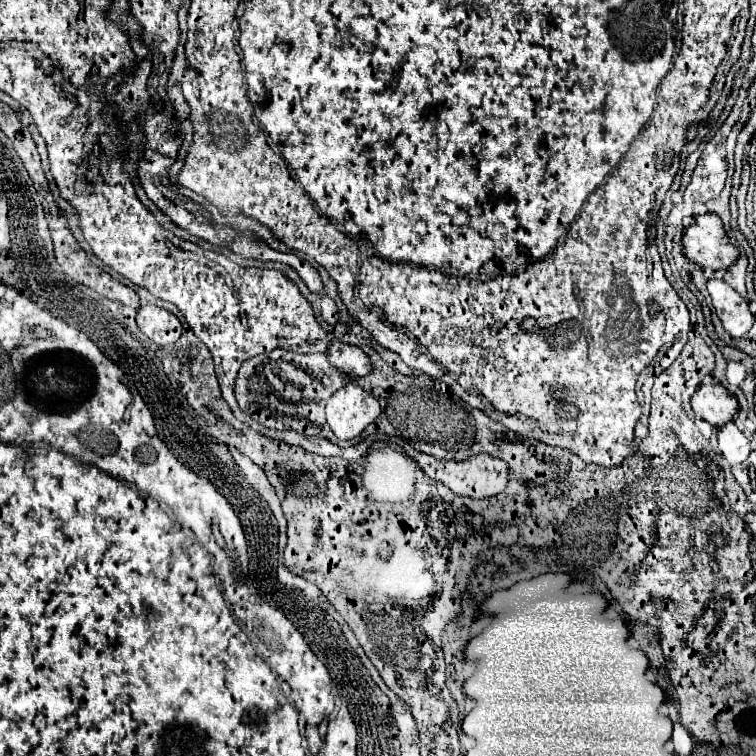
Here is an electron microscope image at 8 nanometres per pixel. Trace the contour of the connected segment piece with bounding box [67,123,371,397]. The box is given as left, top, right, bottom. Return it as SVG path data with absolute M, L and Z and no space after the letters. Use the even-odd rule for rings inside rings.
M90 123L90 124L89 124L89 125L88 125L88 127L87 127L87 133L85 133L85 137L83 137L83 140L84 140L84 141L85 141L85 159L83 159L83 163L81 163L81 169L79 169L79 177L75 177L75 183L90 183L90 182L89 182L89 181L91 181L91 183L93 183L93 185L89 185L89 189L87 189L87 195L81 195L81 197L69 197L69 199L67 199L67 201L69 201L69 203L71 203L71 205L73 205L73 207L75 207L75 209L77 209L77 213L79 213L79 221L81 221L81 229L83 229L83 235L85 235L85 239L87 239L87 241L89 241L89 245L91 245L91 249L93 249L93 253L95 253L95 255L97 255L97 257L99 257L99 259L101 259L101 261L103 261L103 263L105 263L105 265L109 265L109 267L111 267L111 269L115 269L115 271L117 271L117 273L121 273L121 275L123 275L123 277L127 277L127 279L129 279L129 281L131 281L131 283L135 283L135 285L141 285L141 287L145 287L145 289L147 289L147 291L149 291L149 293L151 293L151 295L153 295L153 297L157 297L157 299L163 299L163 301L169 301L169 303L173 303L173 305L175 305L175 307L177 307L177 309L179 309L179 311L181 311L181 313L183 313L183 315L185 315L185 319L187 319L187 323L189 323L189 327L191 327L191 329L193 329L193 333L195 333L195 335L197 335L197 337L199 337L199 339L201 339L201 341L203 341L203 343L205 343L205 345L207 345L207 349L209 349L209 351L211 351L211 355L213 355L213 361L215 361L215 373L217 373L217 379L219 379L219 385L221 385L221 391L223 391L223 397L225 397L225 395L233 395L233 385L235 385L235 377L237 377L237 371L239 371L239 367L241 367L241 363L243 363L243 361L245 361L245 359L249 359L249 357L255 357L255 355L259 355L259 353L271 353L271 351L273 351L273 349L277 349L277 347L281 347L281 349L291 349L291 351L297 351L297 353L323 353L323 355L327 355L327 357L329 357L329 361L331 361L331 365L333 365L333 367L339 367L339 371L343 371L343 373L345 373L345 375L353 375L353 377L363 377L363 375L367 375L367 373L369 373L369 371L371 371L371 369L369 369L369 367L371 367L371 363L369 363L369 357L367 357L367 355L365 355L365 353L363 353L363 351L361 351L361 349L359 349L359 347L351 347L351 345L345 345L345 343L341 343L341 341L339 341L339 339L337 339L337 337L333 337L333 335L331 335L331 333L325 333L325 331L323 331L323 329L321 329L321 327L319 327L319 325L317 325L317 321L315 321L315 313L313 313L313 309L311 309L311 305L309 305L309 303L307 303L307 301L305 301L305 299L303 299L303 297L301 297L301 293L299 293L299 289L297 289L297 287L295 287L295 285L293 285L293 283L291 283L291 281L287 281L287 279L285 279L285 277L283 277L283 273L279 273L279 271L275 271L275 269L257 269L257 267L249 267L249 269L245 269L245 267L239 267L239 265L237 265L237 263L233 263L233 261L229 261L229 259L225 259L225 257L223 257L223 265L213 265L213 263L211 263L211 265L209 265L209 263L203 263L203 261L185 261L185 251L183 251L183 250L180 250L180 249L176 249L176 250L175 250L175 252L174 252L174 255L173 255L173 256L172 256L172 255L170 255L170 257L169 257L169 249L167 249L167 243L165 243L165 241L163 241L163 237L165 237L165 229L161 229L161 225L159 225L159 223L157 223L157 221L155 221L155 217L153 217L153 213L151 213L151 211L149 211L149 209L147 209L147 207L145 207L145 205L143 205L143 203L141 203L141 201L139 201L139 199L137 199L137 195L135 195L135 189L133 189L133 183L131 183L131 179L129 179L129 175L127 175L127 173L123 173L123 169L121 169L121 163L119 163L119 161L113 161L113 163L111 163L111 162L112 162L112 160L113 160L113 153L112 153L112 152L111 152L111 151L110 151L110 150L108 150L108 148L113 148L113 145L112 145L112 143L111 143L111 142L103 142L103 141L104 141L104 140L99 140L99 139L101 139L101 138L103 138L103 139L104 139L104 138L105 138L105 137L104 137L104 136L112 136L112 135L113 135L113 136L114 136L114 137L117 137L117 138L118 138L118 135L117 135L117 134L115 134L115 133L114 133L114 132L115 132L115 131L116 131L116 130L115 130L115 129L116 129L116 126L113 126L113 124L109 124L109 125L108 125L108 124L106 124L106 126L105 126L105 125L100 125L100 124L98 124L98 123ZM94 144L98 144L98 145L99 145L99 146L101 146L101 148L102 148L102 150L103 150L103 152L102 152L102 154L101 154L101 157L100 157L100 160L101 160L101 166L103 166L103 167L104 167L104 168L105 168L105 171L101 171L101 167L99 167L99 153L101 153L101 149L99 149L99 147L95 147L95 149L93 149L93 155L91 155L91 167L89 167L89 171L87 171L87 179L89 179L89 181L88 181L88 180L87 180L87 179L86 179L86 176L85 176L85 172L86 172L86 169L87 169L87 161L88 161L88 155L89 155L89 151L90 151L90 149L91 149L91 148L92 148L92 147L93 147L93 146L94 146Z

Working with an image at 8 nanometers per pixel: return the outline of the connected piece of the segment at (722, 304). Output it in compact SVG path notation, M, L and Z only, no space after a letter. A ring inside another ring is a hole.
M711 279L707 283L713 307L731 337L745 337L753 327L753 313L749 311L749 303L725 281Z

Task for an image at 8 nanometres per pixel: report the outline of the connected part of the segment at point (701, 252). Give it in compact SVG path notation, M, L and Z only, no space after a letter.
M715 213L693 217L693 223L683 233L683 249L687 259L703 269L727 269L739 257Z

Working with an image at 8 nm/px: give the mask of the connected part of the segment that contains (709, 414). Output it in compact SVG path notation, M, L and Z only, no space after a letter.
M705 383L691 397L693 411L715 427L721 427L737 413L737 397L731 395L721 383Z

